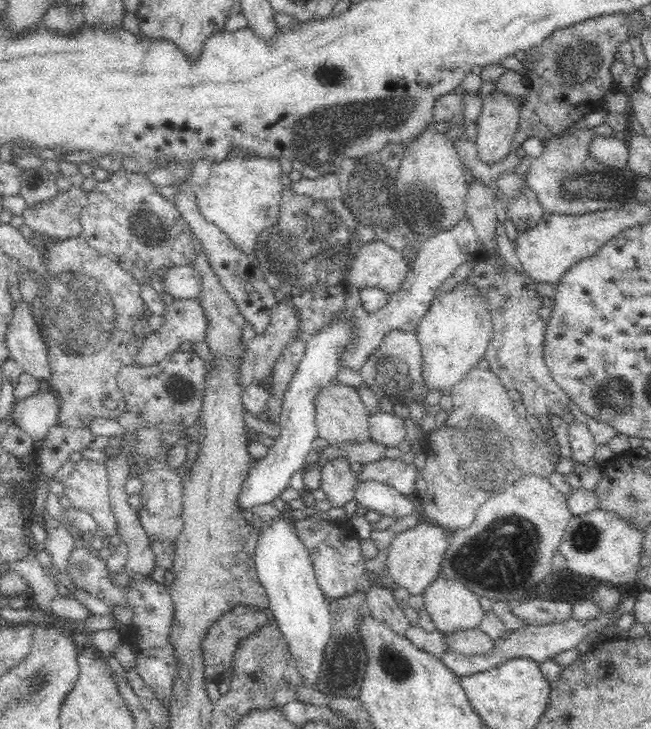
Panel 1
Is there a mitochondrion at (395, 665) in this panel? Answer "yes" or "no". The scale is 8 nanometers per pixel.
yes

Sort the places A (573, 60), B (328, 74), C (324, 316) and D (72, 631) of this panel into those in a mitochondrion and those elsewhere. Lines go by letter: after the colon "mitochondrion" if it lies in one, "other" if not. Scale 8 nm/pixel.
A: mitochondrion
B: mitochondrion
C: other
D: other

